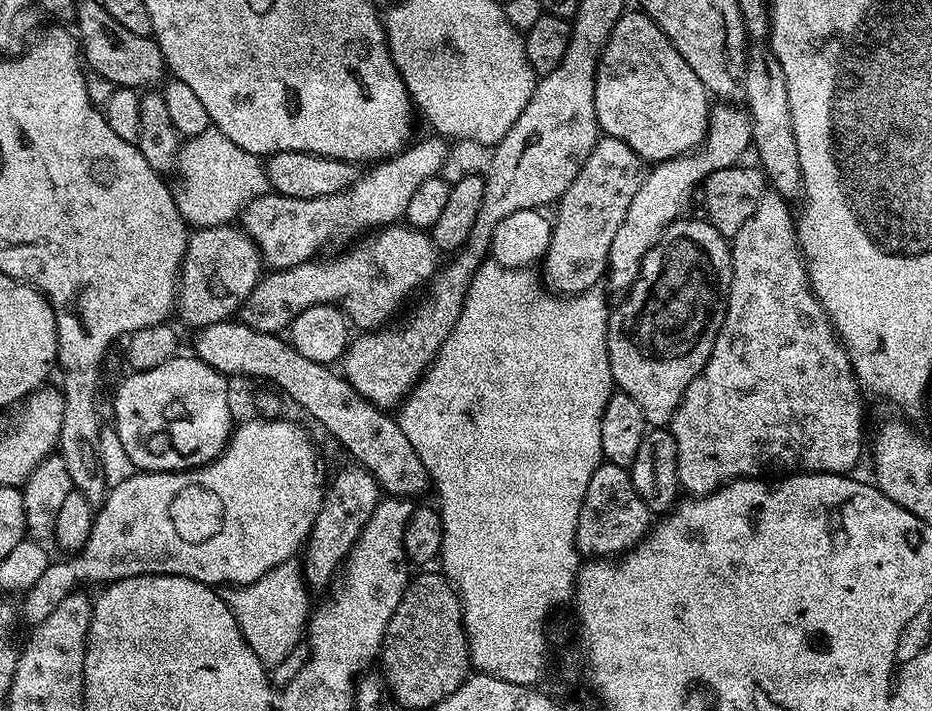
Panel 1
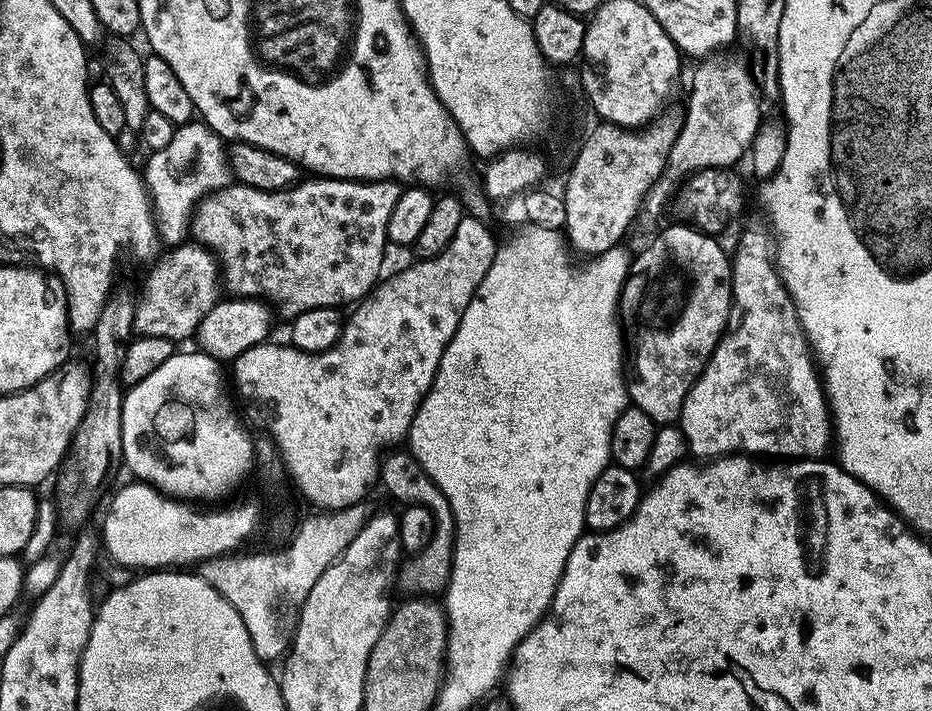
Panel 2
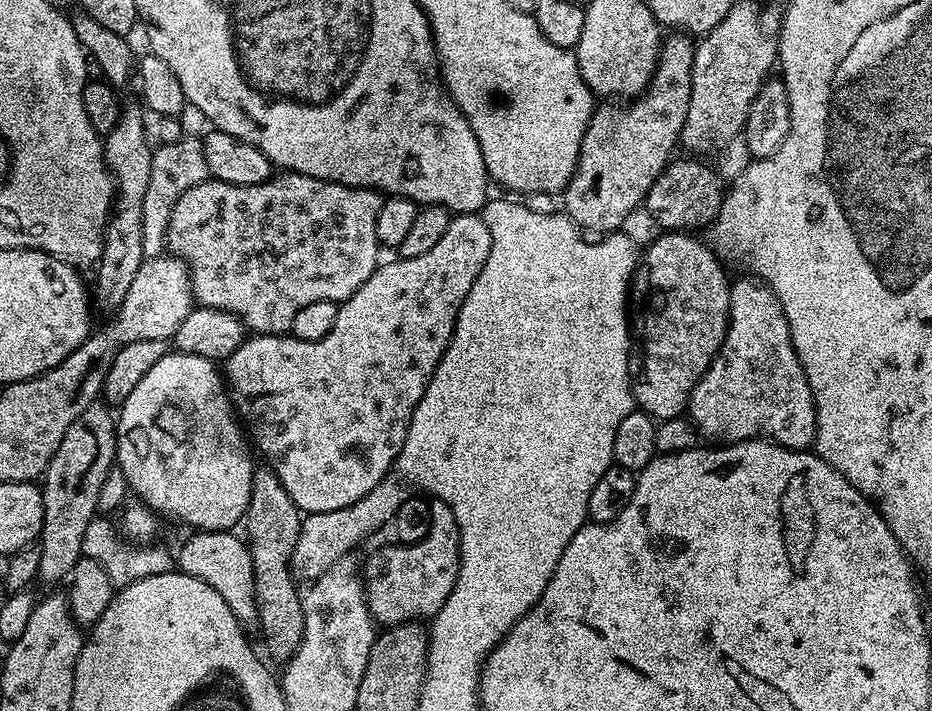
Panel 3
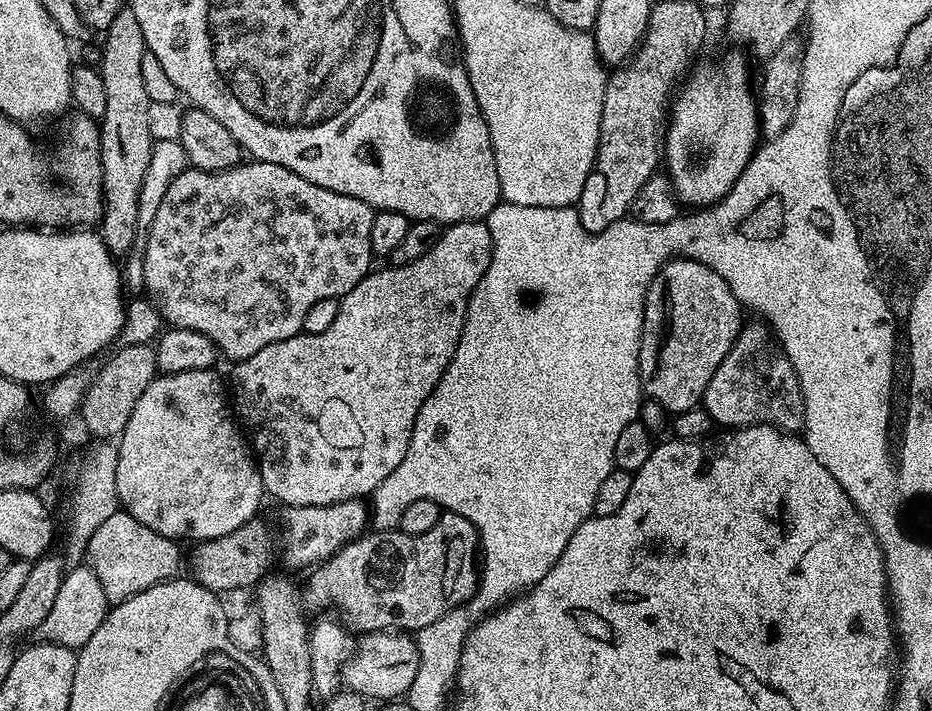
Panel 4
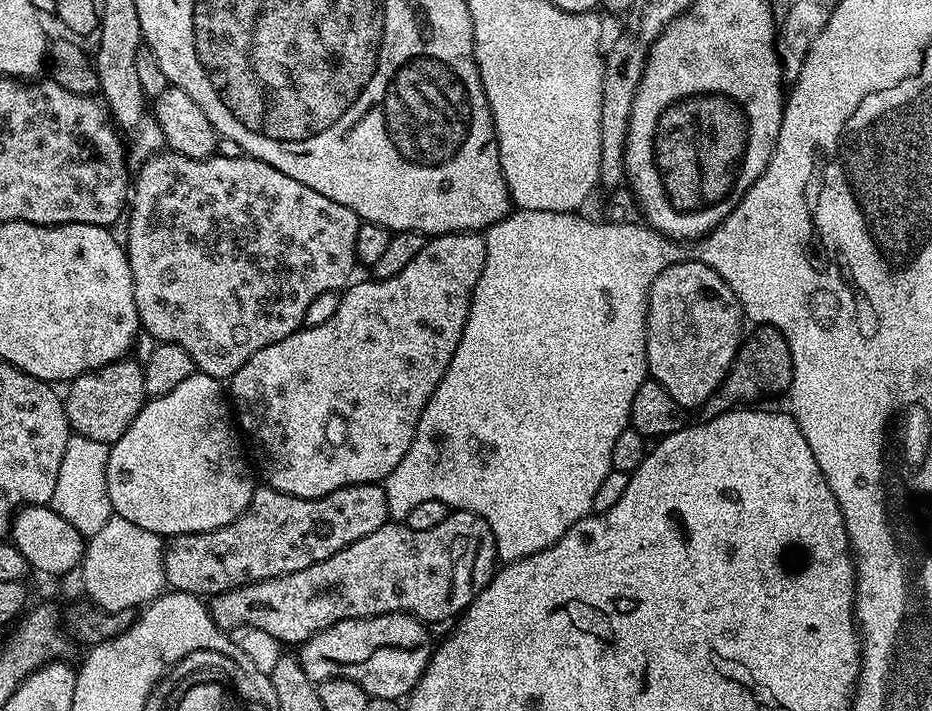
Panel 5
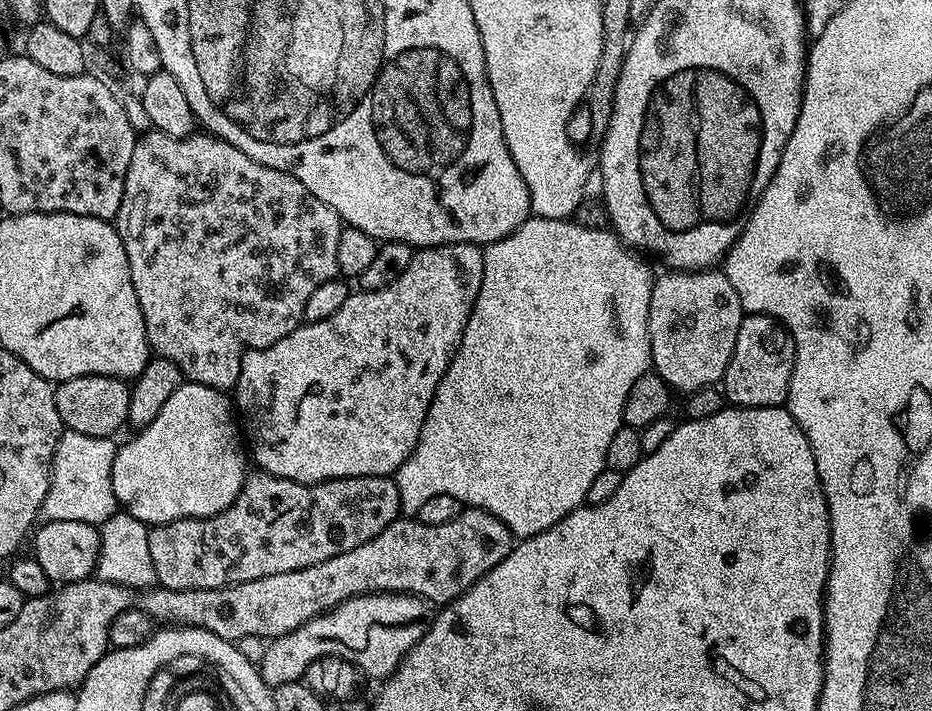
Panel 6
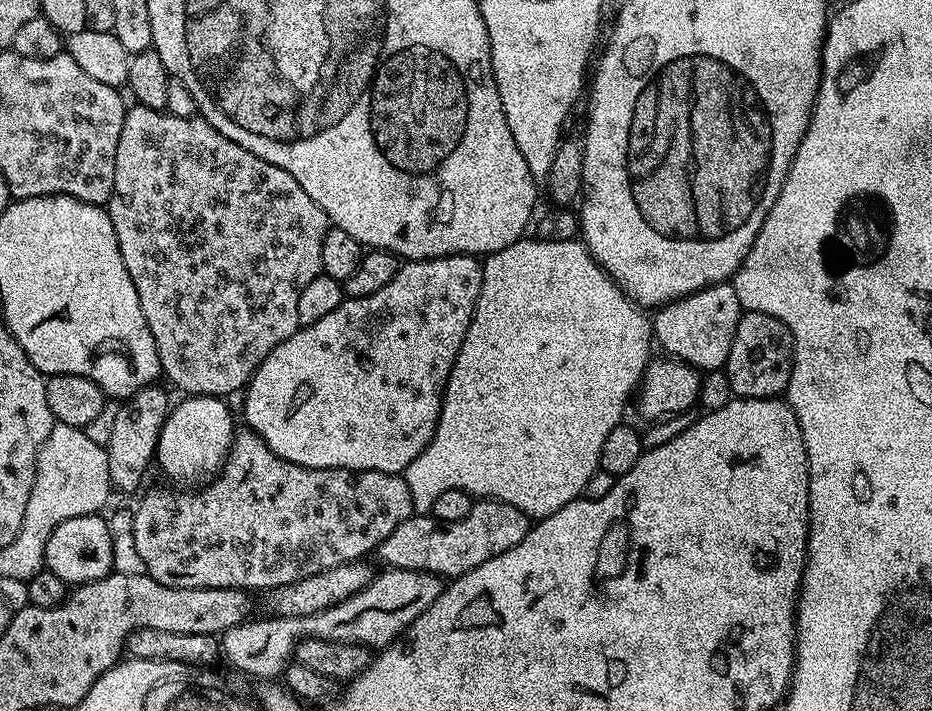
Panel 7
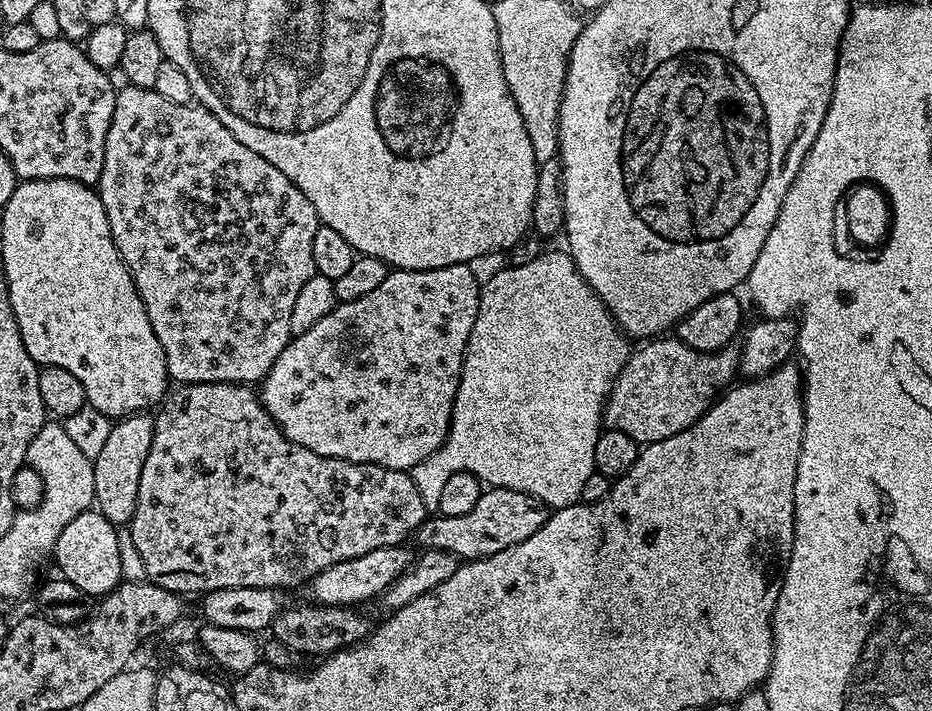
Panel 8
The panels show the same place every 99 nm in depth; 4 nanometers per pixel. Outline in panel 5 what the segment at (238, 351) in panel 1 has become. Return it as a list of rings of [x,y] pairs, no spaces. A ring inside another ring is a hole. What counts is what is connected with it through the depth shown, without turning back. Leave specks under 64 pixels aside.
[[[452,510],[449,511],[448,517],[441,524],[434,526],[431,530],[410,530],[407,523],[389,522],[378,530],[374,530],[374,534],[366,534],[366,538],[362,538],[358,546],[355,544],[346,546],[342,550],[338,550],[338,554],[330,554],[330,558],[326,558],[322,562],[314,562],[314,566],[306,566],[306,570],[298,570],[285,576],[275,576],[269,580],[255,580],[252,584],[244,584],[240,588],[235,588],[229,592],[219,592],[218,595],[211,597],[210,611],[214,622],[219,628],[225,630],[233,630],[232,628],[257,628],[258,631],[265,632],[266,635],[273,636],[274,639],[281,640],[284,644],[299,646],[304,641],[309,640],[314,634],[318,634],[338,622],[349,620],[350,618],[366,618],[367,616],[381,616],[391,612],[406,612],[417,616],[419,620],[425,622],[448,619],[451,621],[453,618],[459,617],[460,613],[470,606],[470,602],[474,602],[476,595],[492,581],[497,568],[496,543],[488,523],[473,512]]]

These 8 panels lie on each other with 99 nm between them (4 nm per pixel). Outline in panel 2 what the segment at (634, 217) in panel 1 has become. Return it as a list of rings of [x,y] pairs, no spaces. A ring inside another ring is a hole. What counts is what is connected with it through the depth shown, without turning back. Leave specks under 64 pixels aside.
[[[708,58],[696,68],[696,73],[692,76],[692,89],[688,92],[688,109],[682,115],[680,133],[670,146],[670,154],[666,158],[666,166],[660,177],[652,183],[651,190],[644,197],[642,208],[646,213],[656,216],[664,207],[669,207],[678,185],[693,176],[695,172],[701,172],[707,168],[732,168],[745,155],[749,155],[754,134],[760,129],[762,117],[760,117],[760,104],[762,97],[760,89],[756,87],[754,78],[747,70],[743,63],[736,60],[716,60],[720,58]]]

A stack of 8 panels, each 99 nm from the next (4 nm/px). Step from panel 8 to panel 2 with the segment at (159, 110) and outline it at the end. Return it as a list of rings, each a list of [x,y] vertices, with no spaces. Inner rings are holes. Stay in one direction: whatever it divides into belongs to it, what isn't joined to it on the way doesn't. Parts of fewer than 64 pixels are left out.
[[[308,178],[297,182],[292,187],[281,192],[267,192],[251,188],[239,182],[231,183],[227,188],[222,188],[212,195],[207,196],[198,204],[191,219],[190,232],[195,243],[204,245],[218,257],[219,267],[222,269],[222,280],[225,285],[233,284],[236,296],[250,296],[274,300],[284,304],[284,312],[288,318],[295,318],[306,310],[315,308],[339,309],[340,304],[355,305],[363,301],[364,297],[376,287],[381,279],[380,267],[384,264],[384,248],[388,244],[388,223],[390,214],[394,210],[402,191],[401,185],[394,180],[334,180],[331,178]]]

